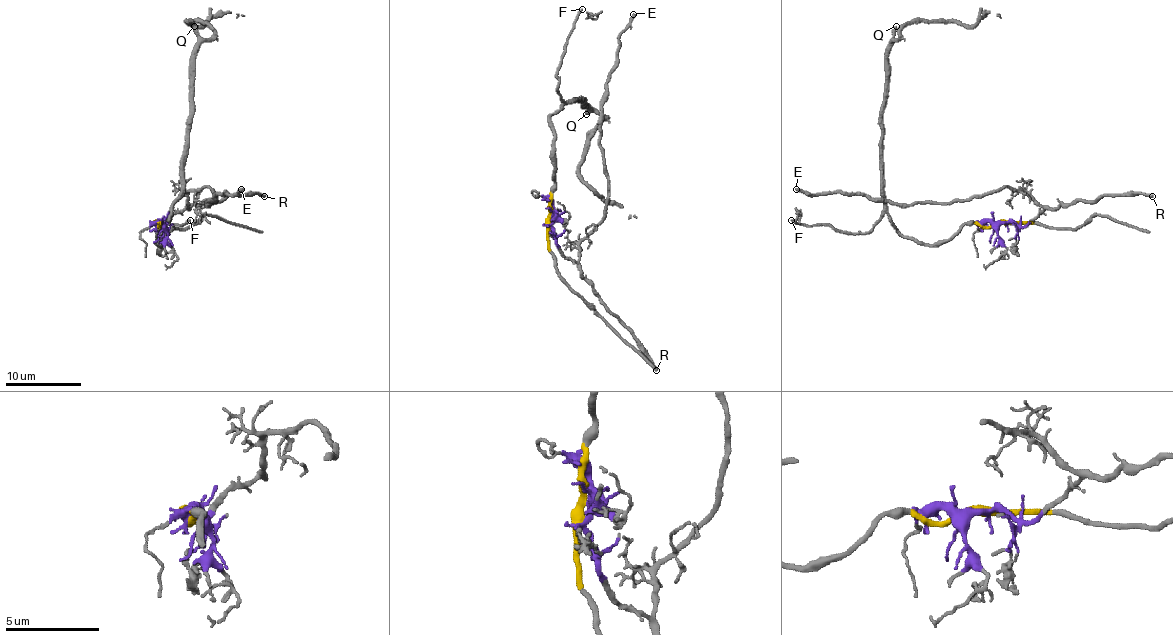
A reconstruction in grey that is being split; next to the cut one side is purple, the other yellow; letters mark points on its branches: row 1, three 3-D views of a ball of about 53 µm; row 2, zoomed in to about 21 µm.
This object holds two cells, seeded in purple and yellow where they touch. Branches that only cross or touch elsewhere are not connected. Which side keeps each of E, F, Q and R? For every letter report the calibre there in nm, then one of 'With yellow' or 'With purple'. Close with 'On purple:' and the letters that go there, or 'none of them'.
E: Thickness 300 nm. With purple
F: Thickness 200 nm. With yellow
Q: Thickness 400 nm. With yellow
R: Thickness 280 nm. With purple
On purple: E, R

